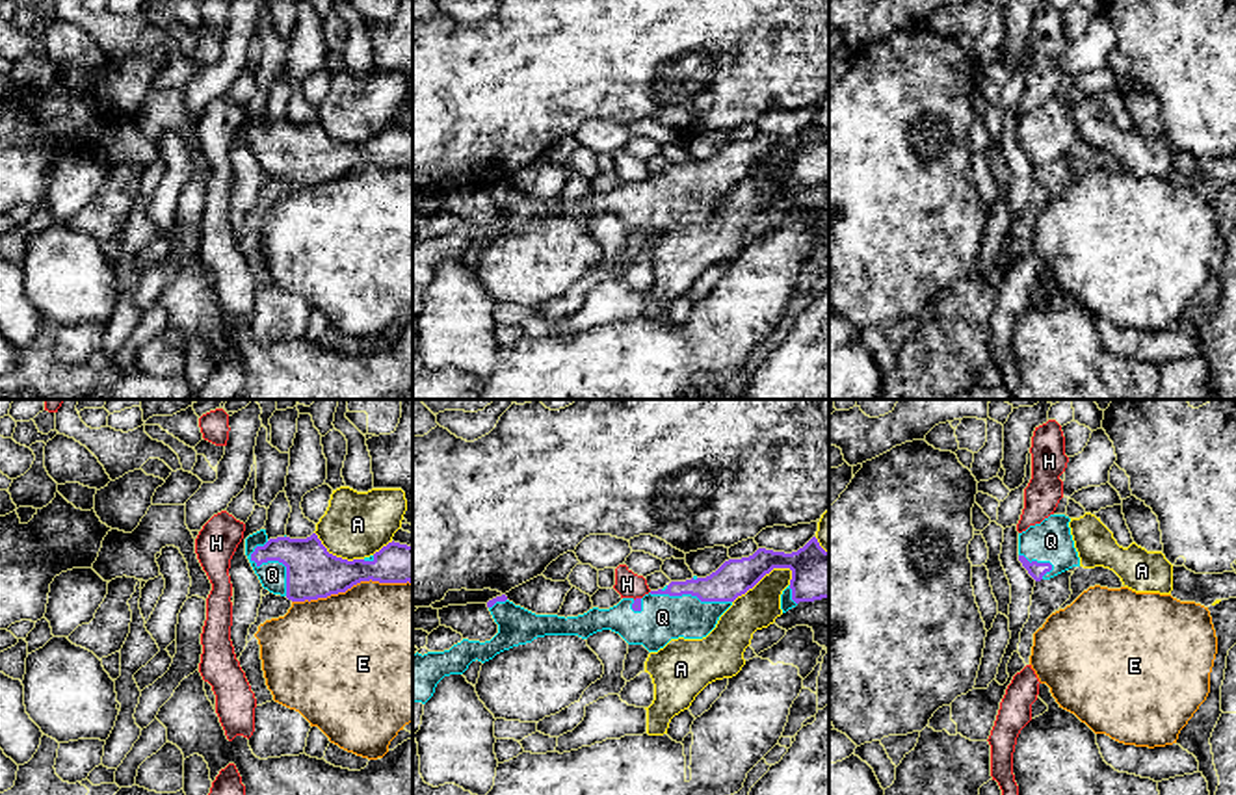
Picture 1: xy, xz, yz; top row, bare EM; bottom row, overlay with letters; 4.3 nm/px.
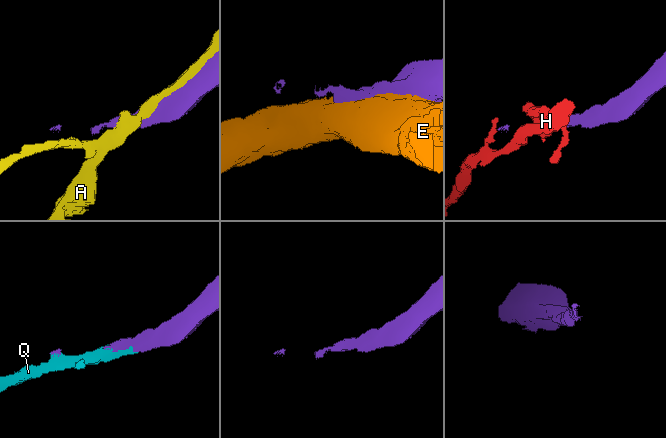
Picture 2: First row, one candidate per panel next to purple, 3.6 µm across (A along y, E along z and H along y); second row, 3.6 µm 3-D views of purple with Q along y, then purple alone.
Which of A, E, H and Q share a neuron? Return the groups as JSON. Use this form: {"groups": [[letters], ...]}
{"groups": [["A"], ["E"], ["H"], ["Q"]]}

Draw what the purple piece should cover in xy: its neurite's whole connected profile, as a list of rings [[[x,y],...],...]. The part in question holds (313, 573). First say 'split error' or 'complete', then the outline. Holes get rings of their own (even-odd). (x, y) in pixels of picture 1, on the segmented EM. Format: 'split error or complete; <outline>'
split error; [[[260,529],[245,539],[245,555],[262,587],[292,602],[327,598],[370,580],[379,583],[413,583],[413,546],[394,541],[370,557],[348,561],[329,554],[316,533],[307,539],[290,539],[286,535],[270,539],[266,529]]]

